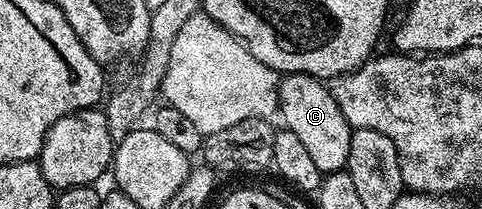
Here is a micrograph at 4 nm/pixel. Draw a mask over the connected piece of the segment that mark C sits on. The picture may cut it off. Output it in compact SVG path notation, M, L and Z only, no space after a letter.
M290 72L282 75L277 89L277 102L279 105L279 116L285 119L284 127L303 146L307 146L307 155L315 161L315 166L319 166L322 174L342 171L348 162L348 150L351 149L351 138L354 129L350 128L347 118L343 118L343 110L339 110L339 102L329 93L328 87L316 76L309 76L306 72Z

